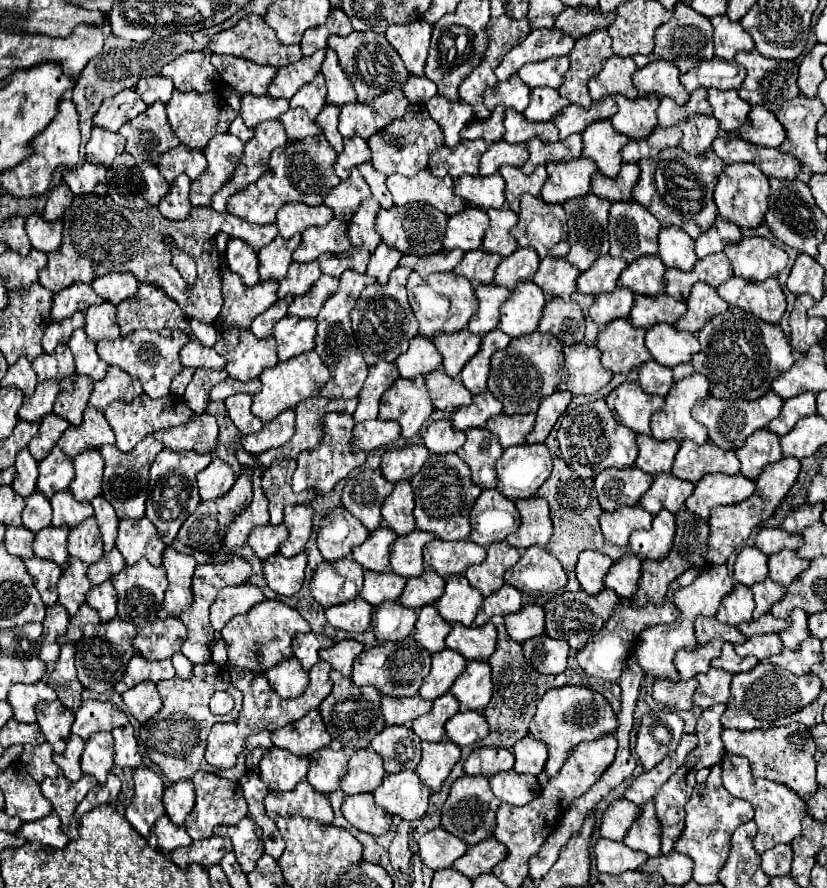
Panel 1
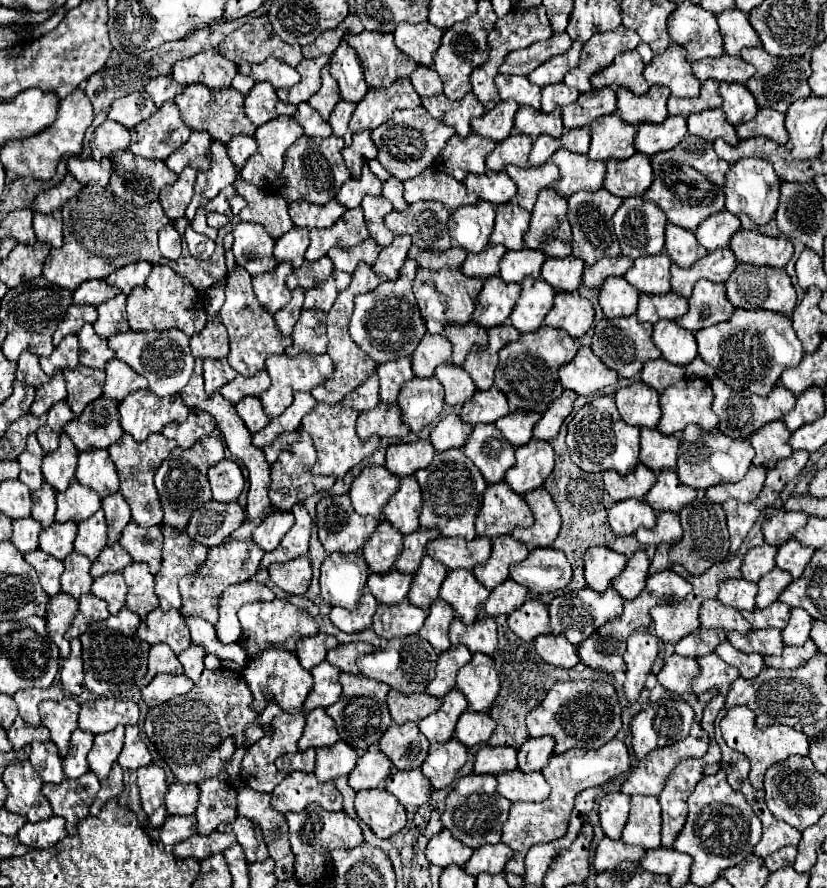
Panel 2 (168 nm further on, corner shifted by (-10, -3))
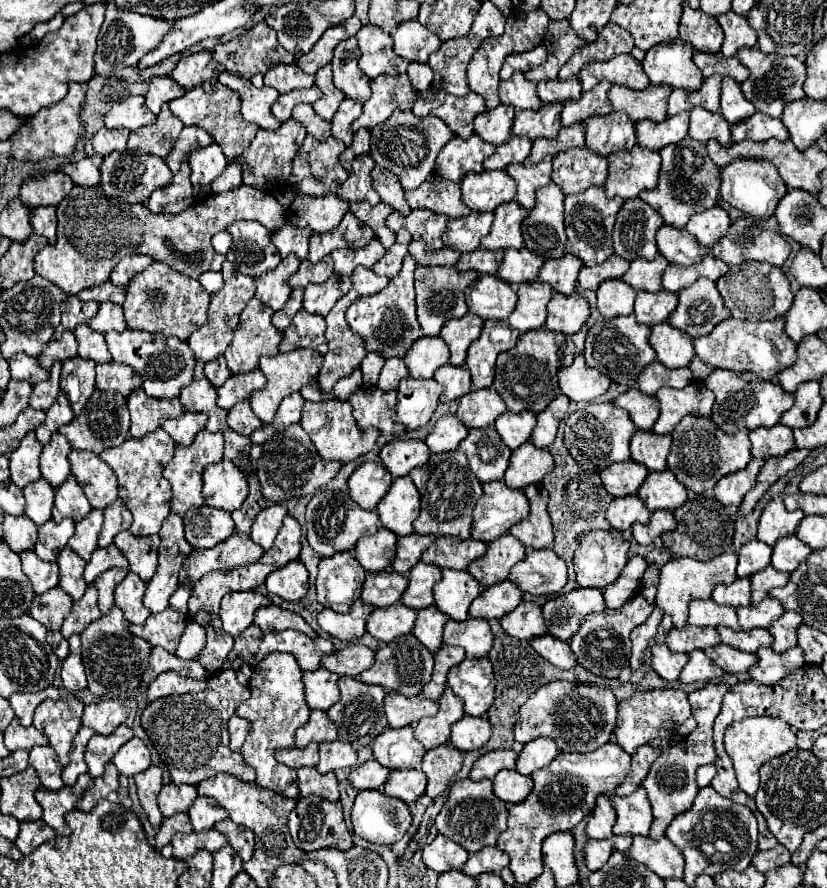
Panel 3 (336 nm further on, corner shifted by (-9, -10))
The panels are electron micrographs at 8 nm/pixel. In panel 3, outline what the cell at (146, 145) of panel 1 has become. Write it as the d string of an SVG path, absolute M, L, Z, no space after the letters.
M165 105L153 125L131 131L129 149L165 159L171 153L171 149L175 147L175 141L179 139L179 133L183 127L185 125Z

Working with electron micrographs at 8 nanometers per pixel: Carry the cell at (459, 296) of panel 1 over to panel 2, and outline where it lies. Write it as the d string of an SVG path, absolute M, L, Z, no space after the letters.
M418 268L414 280L414 296L420 306L422 318L430 334L442 334L446 324L466 324L472 318L476 296L482 288L482 280L474 280L470 276L462 276L458 268L442 268L442 270L428 270Z

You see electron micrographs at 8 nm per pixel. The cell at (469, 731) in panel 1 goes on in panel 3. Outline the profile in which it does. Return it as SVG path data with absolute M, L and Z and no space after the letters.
M463 715L463 719L459 719L451 731L451 743L459 751L481 749L489 741L489 737L491 737L491 723L483 717Z

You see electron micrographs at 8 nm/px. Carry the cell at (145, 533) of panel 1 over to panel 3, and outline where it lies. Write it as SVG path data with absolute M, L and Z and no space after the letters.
M121 531L115 537L115 545L127 557L129 569L135 571L143 581L149 581L157 571L159 535L135 537L131 531Z

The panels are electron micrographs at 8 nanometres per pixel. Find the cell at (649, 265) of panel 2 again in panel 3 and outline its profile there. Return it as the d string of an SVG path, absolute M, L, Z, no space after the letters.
M657 255L653 261L635 259L627 269L627 273L623 275L623 281L631 285L635 291L659 291L661 277L667 267L669 261L663 255Z

